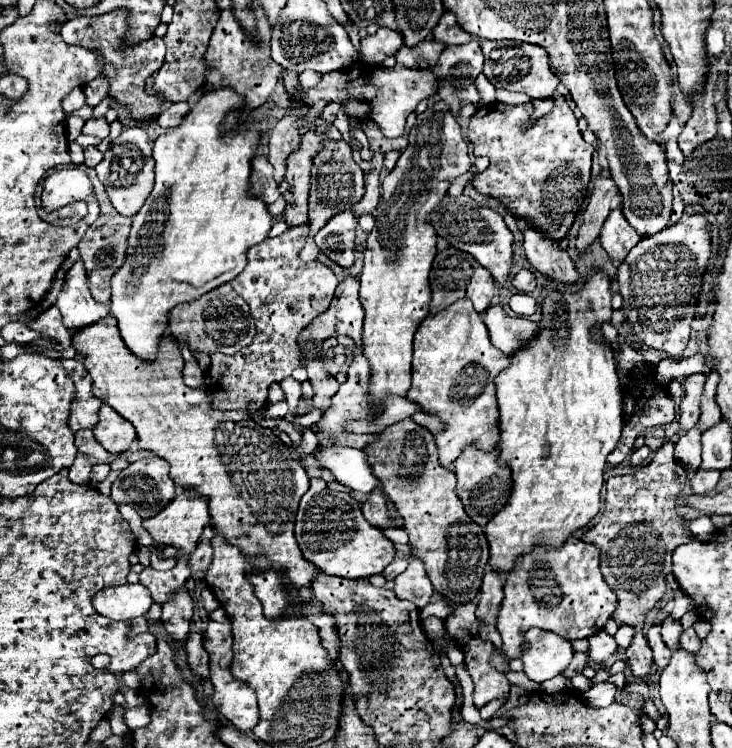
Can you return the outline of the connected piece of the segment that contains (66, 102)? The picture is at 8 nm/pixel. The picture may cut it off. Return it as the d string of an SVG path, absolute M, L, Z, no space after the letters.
M74 88L74 92L68 92L68 96L62 100L62 108L64 112L70 116L72 112L76 112L80 106L84 106L86 98L84 98L84 92L82 88Z

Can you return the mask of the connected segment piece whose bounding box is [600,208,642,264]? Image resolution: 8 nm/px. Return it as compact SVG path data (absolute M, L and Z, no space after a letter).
M620 208L612 210L600 234L600 244L612 258L612 262L620 264L626 258L626 252L630 252L630 248L634 248L638 240L642 240L642 236L626 222L622 210Z

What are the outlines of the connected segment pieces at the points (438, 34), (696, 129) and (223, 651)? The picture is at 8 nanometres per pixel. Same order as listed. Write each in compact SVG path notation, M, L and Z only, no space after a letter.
M446 12L440 18L438 26L434 28L432 38L444 42L446 46L450 46L450 44L468 44L472 40L472 36L466 34L466 30L458 26L458 20L456 20L456 16L452 12Z
M710 64L710 74L704 84L702 96L694 102L694 112L688 124L682 128L682 134L678 136L678 146L684 152L684 156L692 156L696 148L706 144L716 136L716 108L714 108L714 98L712 90L716 84L716 64Z
M212 622L208 624L208 628L204 630L202 636L202 644L206 648L206 652L210 654L210 680L214 684L214 706L216 710L230 720L238 730L248 732L256 726L258 722L258 706L256 706L256 694L250 686L246 686L244 682L236 680L230 672L230 664L232 664L232 634L230 634L230 622Z

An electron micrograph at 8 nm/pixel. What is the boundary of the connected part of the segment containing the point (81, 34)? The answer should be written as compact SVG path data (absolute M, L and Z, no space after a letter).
M122 10L102 14L102 16L76 16L74 20L68 20L62 26L62 38L66 40L66 44L96 50L104 64L100 74L110 84L108 96L112 96L120 106L124 106L130 112L132 120L148 122L148 120L158 118L158 114L162 114L164 100L156 94L146 92L146 80L162 66L166 48L164 48L164 42L154 36L146 42L140 42L136 48L130 48L130 52L128 52L128 48L120 46L122 36L126 32L126 18L128 18L126 12L122 12Z

